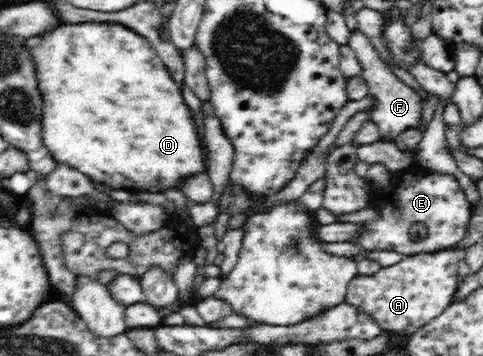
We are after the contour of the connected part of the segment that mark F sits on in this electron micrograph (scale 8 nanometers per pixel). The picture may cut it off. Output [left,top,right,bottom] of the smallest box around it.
[349,28,429,142]

